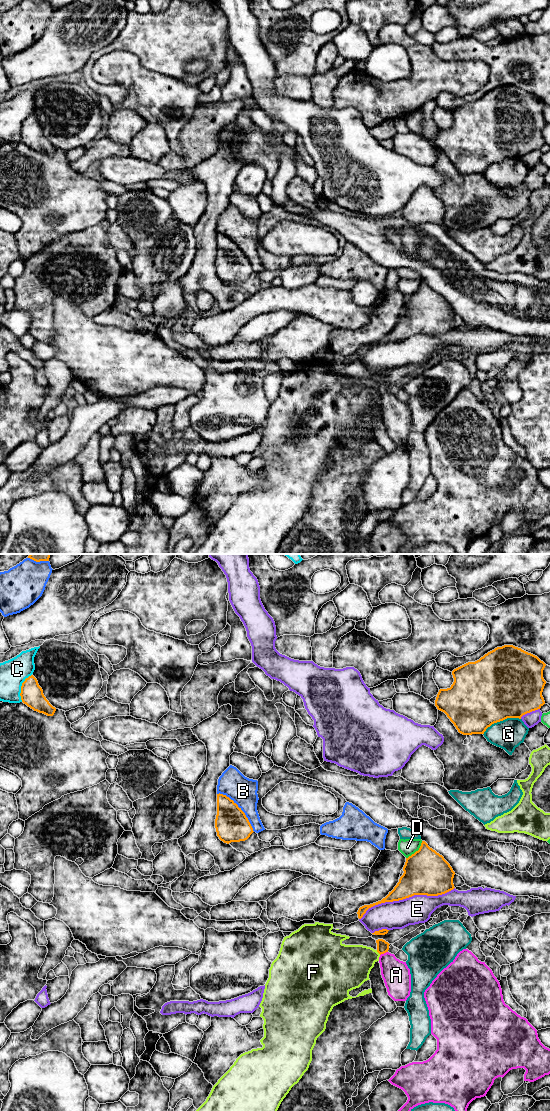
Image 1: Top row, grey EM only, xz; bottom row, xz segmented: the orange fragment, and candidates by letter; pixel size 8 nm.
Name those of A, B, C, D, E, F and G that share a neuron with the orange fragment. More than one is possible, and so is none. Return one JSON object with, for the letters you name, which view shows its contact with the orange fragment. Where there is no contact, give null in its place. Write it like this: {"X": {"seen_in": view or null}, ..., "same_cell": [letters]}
{"A": {"seen_in": "xz"}, "same_cell": ["A"]}

